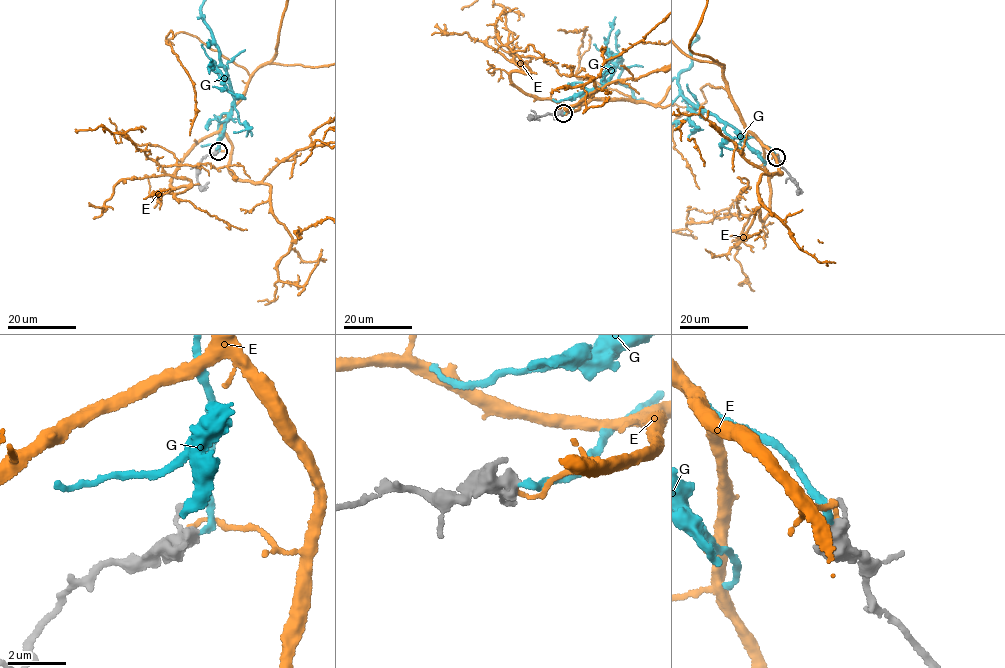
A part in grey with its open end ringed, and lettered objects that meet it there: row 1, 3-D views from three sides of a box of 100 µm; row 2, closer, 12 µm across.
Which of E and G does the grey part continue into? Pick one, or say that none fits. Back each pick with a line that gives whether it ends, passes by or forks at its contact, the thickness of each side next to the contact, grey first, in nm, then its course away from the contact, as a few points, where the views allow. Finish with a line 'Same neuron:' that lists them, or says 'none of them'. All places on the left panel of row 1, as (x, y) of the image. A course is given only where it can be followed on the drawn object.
G: it ends; calibres 340 and 200 nm; course (218, 151), (218, 119), (230, 112), (234, 99), (200, 5)
Same neuron: G

